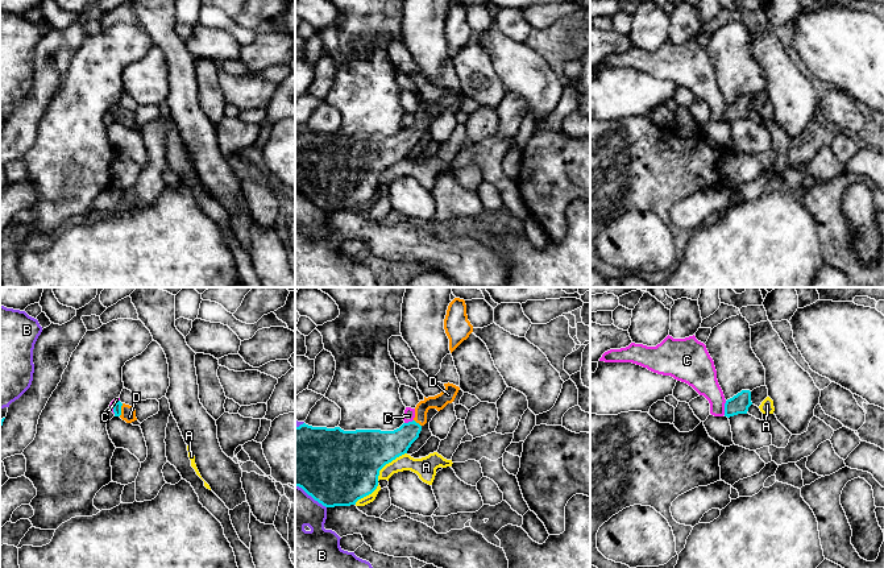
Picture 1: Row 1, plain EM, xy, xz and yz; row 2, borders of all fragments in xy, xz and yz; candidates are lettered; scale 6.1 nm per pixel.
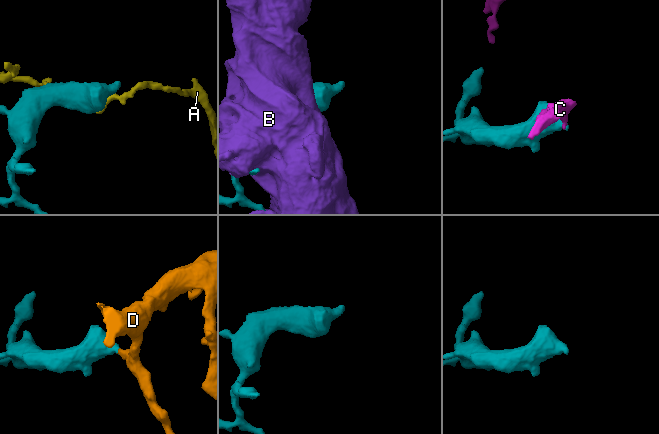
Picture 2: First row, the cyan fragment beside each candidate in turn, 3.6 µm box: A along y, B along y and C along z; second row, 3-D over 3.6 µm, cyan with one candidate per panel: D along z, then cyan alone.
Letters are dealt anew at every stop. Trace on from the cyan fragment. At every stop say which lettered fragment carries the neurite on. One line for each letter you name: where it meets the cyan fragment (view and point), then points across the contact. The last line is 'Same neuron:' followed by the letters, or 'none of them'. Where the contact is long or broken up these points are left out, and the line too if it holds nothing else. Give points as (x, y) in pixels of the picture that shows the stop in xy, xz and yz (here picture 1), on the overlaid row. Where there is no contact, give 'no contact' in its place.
D: meets cyan in xy at (120, 410); runs through xy (116, 407), (120, 410), (128, 413)
Same neuron: D

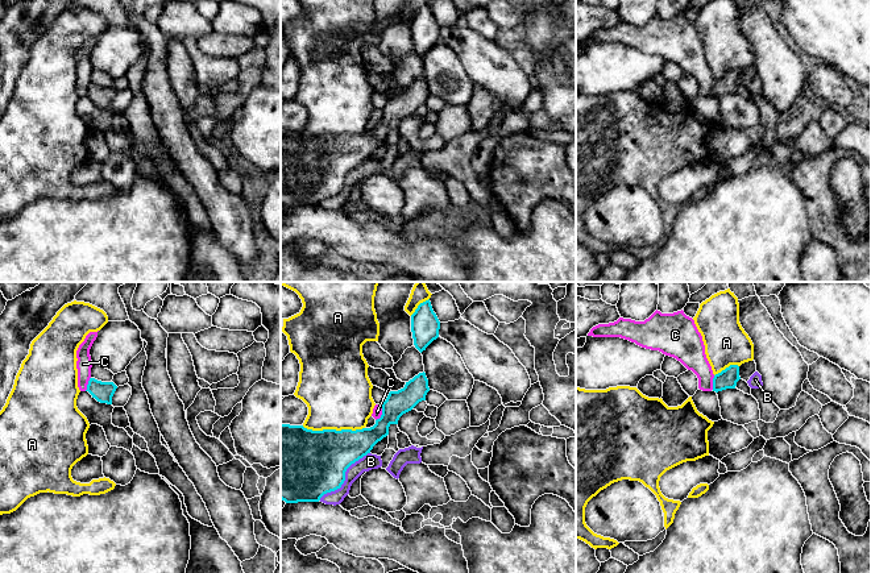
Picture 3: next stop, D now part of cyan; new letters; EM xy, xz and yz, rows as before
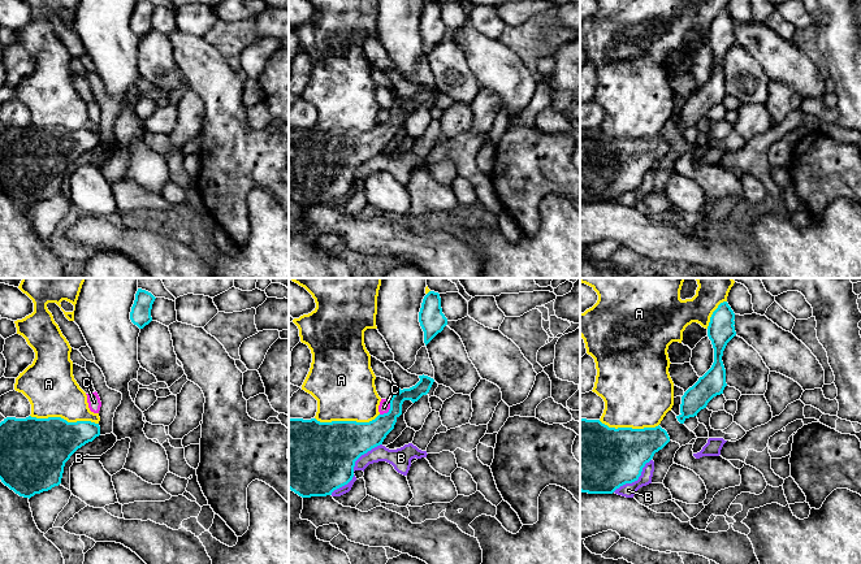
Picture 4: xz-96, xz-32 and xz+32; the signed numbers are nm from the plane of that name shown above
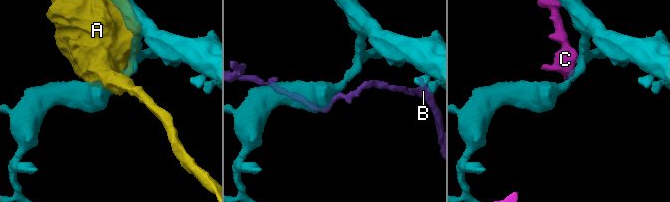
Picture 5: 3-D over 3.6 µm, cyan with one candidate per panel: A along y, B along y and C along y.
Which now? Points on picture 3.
Same neuron: none of them

